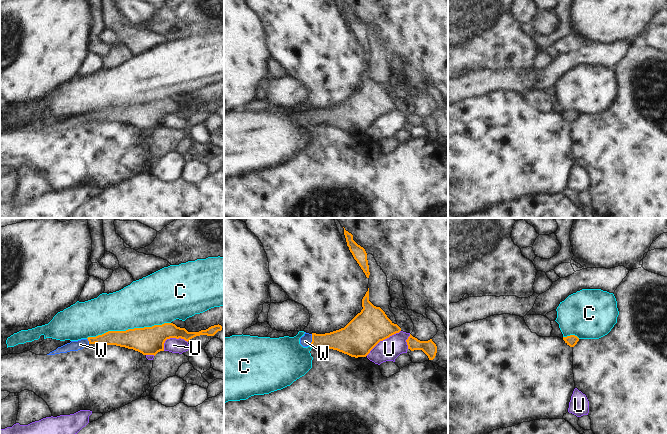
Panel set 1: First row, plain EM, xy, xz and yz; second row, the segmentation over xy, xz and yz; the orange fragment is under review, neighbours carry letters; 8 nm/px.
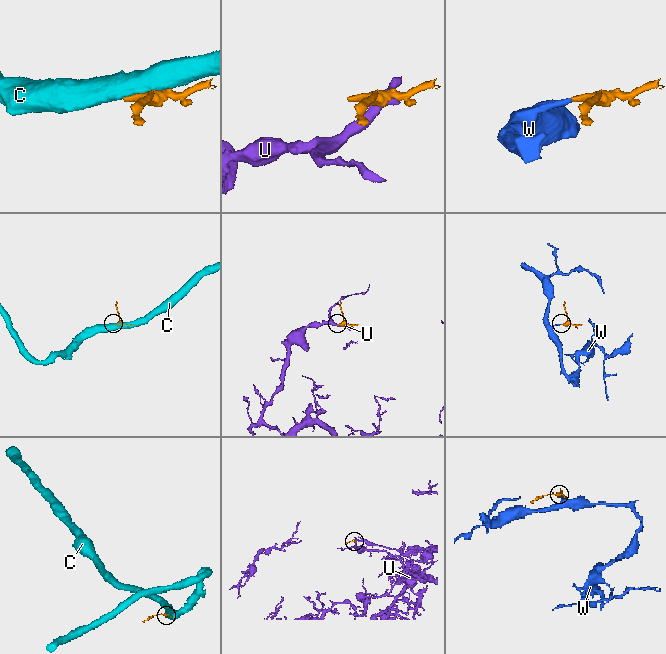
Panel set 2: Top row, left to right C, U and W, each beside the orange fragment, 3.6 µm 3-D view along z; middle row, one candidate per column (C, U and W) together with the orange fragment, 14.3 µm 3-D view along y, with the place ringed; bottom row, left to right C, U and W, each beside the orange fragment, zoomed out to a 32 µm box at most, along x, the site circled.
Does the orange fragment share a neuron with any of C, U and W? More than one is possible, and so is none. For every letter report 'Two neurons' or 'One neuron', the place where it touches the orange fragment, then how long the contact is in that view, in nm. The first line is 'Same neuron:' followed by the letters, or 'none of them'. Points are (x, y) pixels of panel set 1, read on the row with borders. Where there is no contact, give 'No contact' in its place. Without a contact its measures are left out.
Same neuron: W
C: Two neurons. Touches orange at xy (128, 329). Shared border 700 nm
U: Two neurons. Touches orange at xz (383, 339). Shared border 340 nm
W: One neuron. Touches orange at xz (312, 339). Shared border 90 nm

